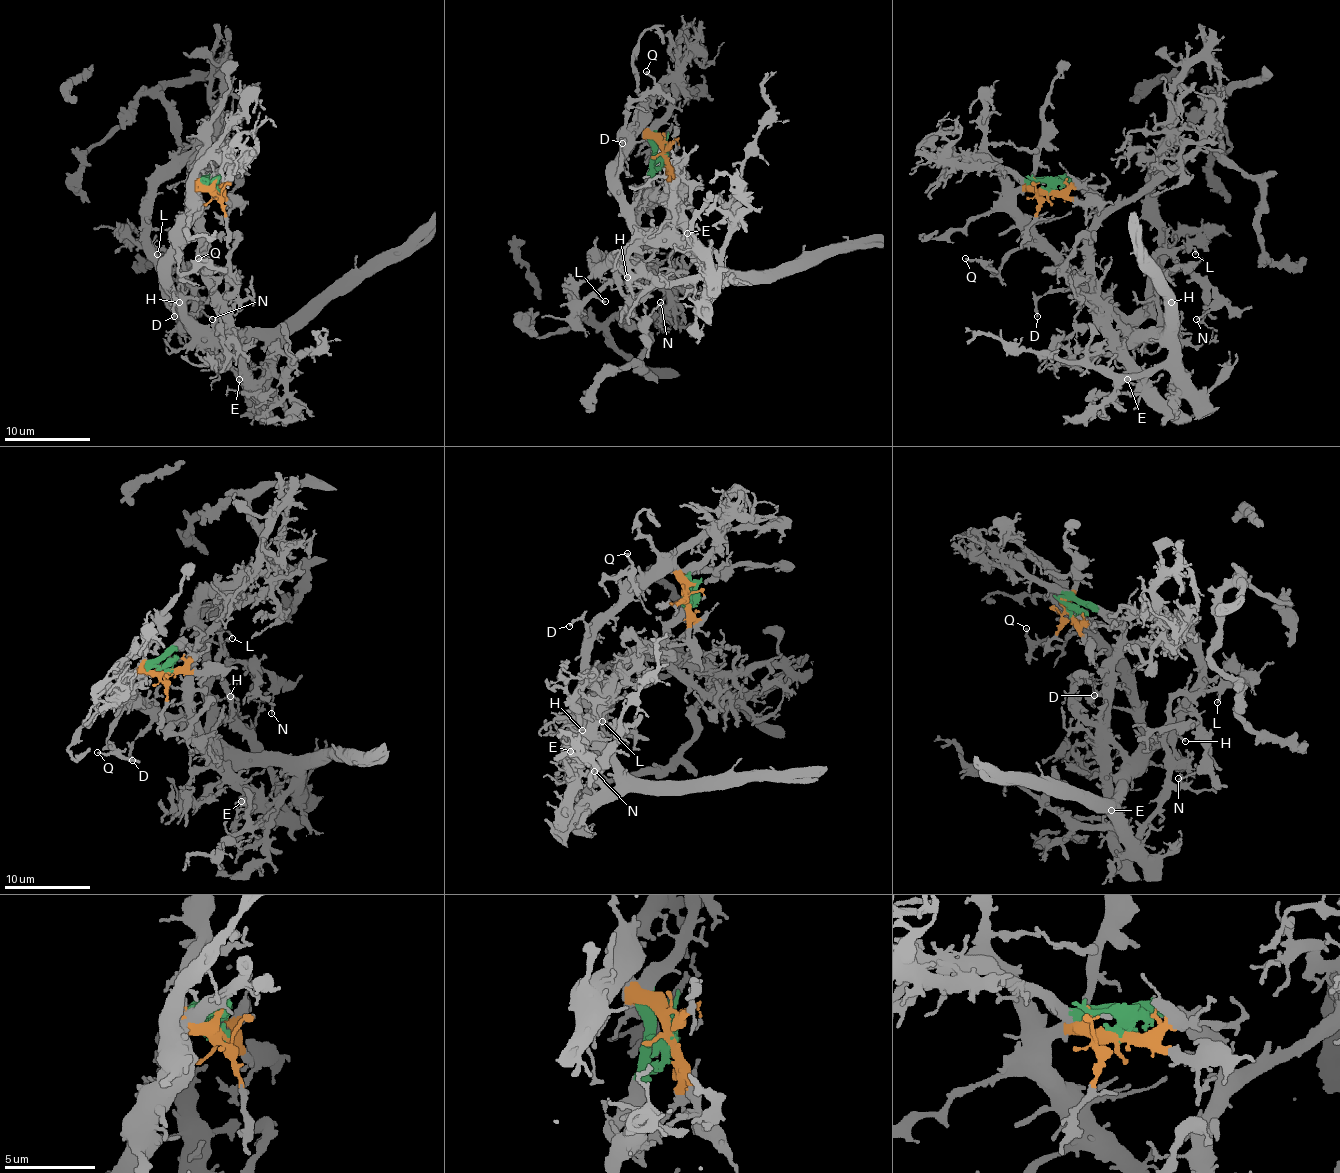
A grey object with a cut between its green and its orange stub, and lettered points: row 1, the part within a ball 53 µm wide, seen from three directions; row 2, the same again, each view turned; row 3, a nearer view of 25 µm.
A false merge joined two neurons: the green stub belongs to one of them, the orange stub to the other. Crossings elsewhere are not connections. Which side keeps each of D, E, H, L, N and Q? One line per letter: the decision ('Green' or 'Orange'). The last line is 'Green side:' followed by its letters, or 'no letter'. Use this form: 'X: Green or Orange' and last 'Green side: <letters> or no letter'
D: Orange
E: Green
H: Orange
L: Green
N: Orange
Q: Orange
Green side: E, L

